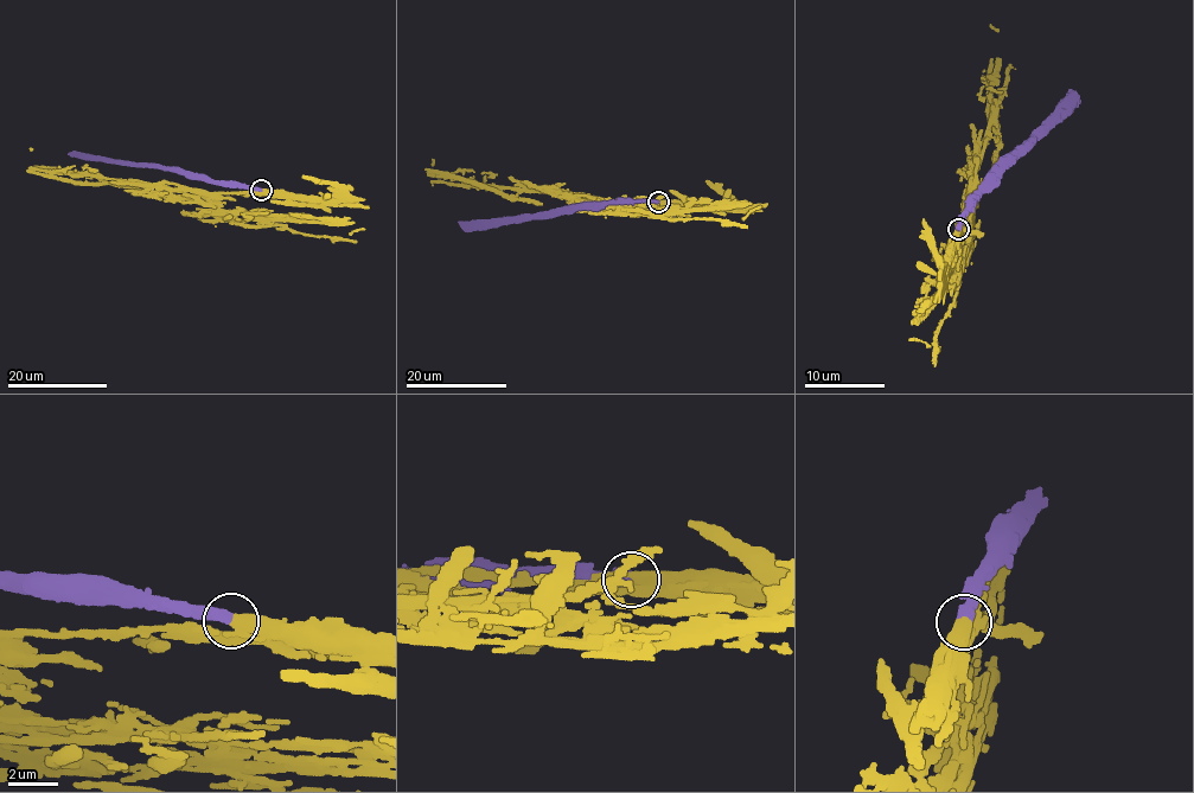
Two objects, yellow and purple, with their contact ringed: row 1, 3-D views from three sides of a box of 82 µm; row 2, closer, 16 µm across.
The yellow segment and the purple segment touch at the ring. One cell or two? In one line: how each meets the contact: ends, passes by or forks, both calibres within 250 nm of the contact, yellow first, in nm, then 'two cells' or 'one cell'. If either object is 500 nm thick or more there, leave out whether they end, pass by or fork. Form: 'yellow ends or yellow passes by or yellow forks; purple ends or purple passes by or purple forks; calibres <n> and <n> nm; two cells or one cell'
calibres 500 and 460 nm; two cells

